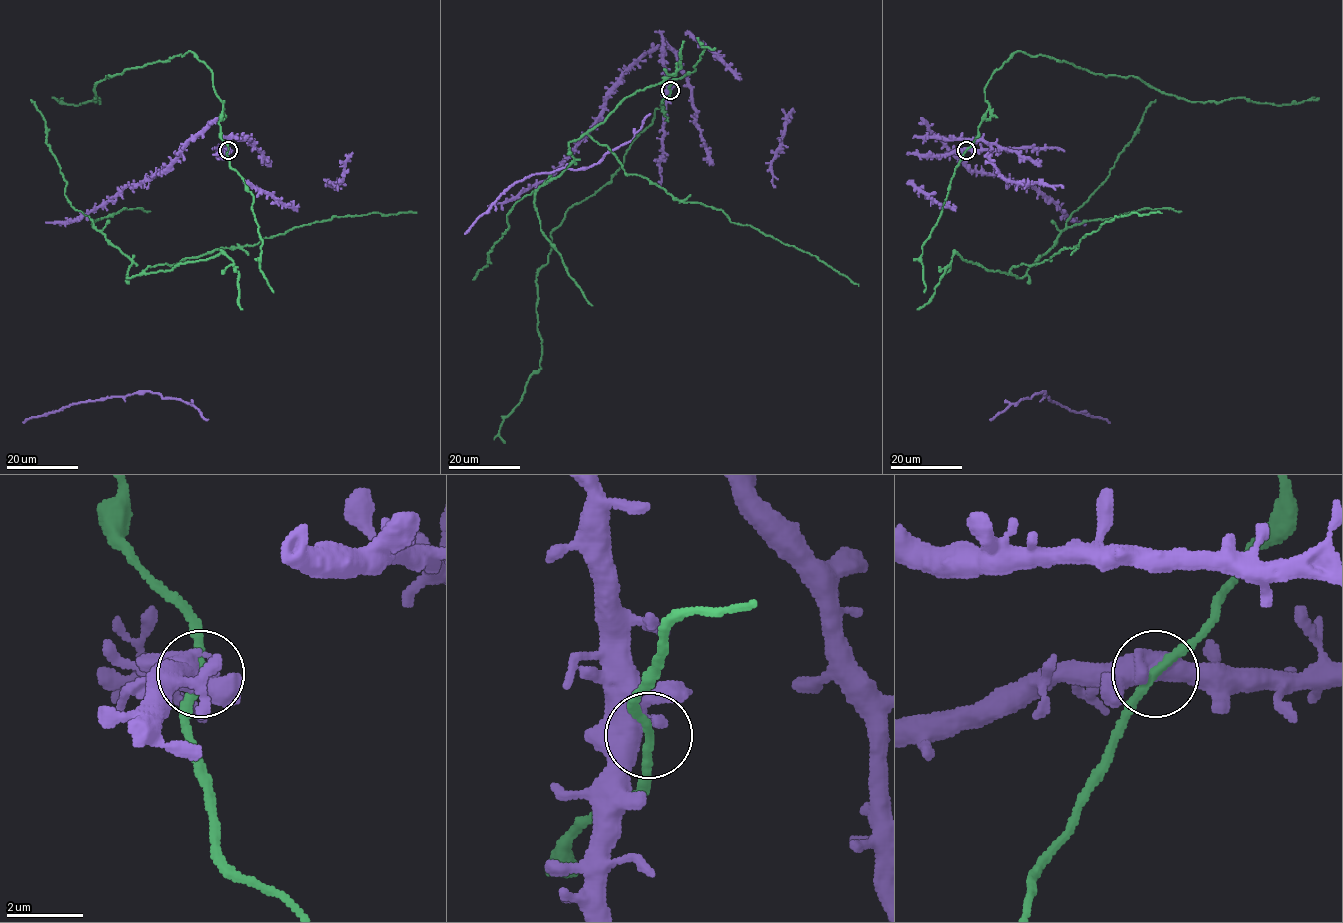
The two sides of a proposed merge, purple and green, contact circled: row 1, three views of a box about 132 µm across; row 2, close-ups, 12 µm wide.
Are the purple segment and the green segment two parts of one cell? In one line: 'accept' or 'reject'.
accept

